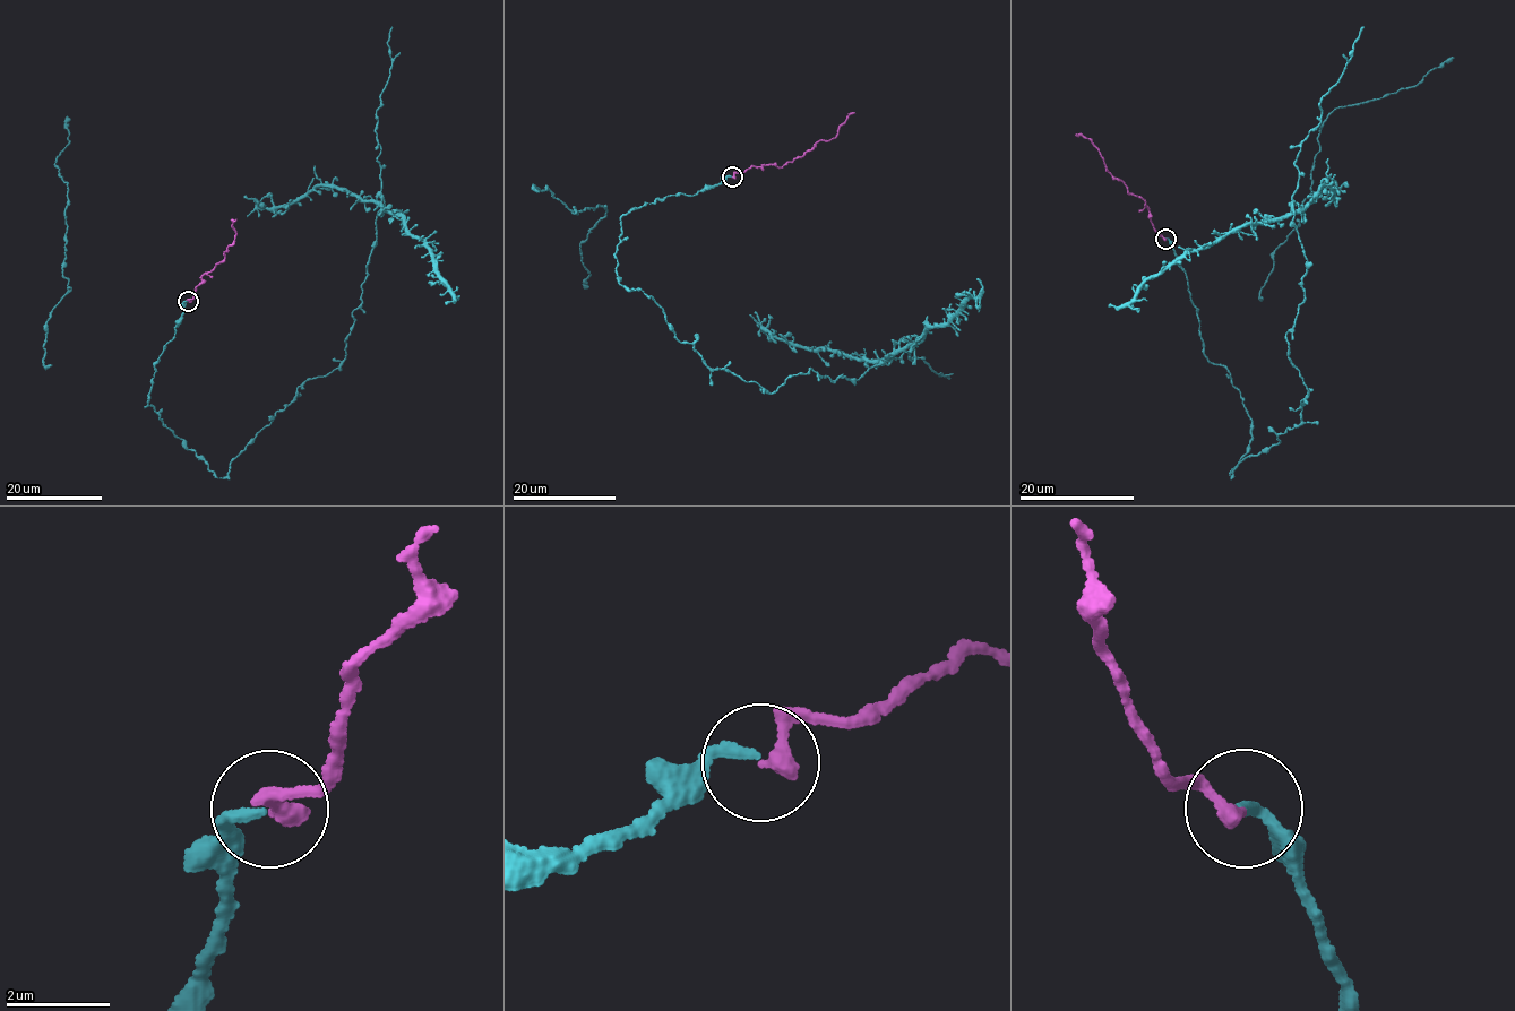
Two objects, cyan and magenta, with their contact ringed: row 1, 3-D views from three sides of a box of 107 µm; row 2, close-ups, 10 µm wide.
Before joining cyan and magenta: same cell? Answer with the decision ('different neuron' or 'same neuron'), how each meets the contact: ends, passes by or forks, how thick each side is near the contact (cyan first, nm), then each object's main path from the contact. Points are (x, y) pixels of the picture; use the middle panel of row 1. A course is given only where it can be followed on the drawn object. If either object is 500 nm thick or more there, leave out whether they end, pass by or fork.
same neuron | cyan ends | magenta ends | 200/300 nm | cyan via (732, 176), (630, 212), (614, 253), (712, 369), (772, 394), (810, 368), (858, 380), (976, 278) | magenta via (732, 176), (750, 166), (774, 164), (781, 167), (802, 156), (820, 140), (835, 137), (841, 123), (854, 112)

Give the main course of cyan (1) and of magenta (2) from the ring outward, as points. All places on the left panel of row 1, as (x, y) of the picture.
1: (188, 301), (145, 407), (223, 478), (297, 389), (345, 359), (382, 200), (429, 247), (453, 299), (445, 304)
2: (188, 301), (204, 275), (224, 258), (235, 233), (231, 224), (235, 221)

